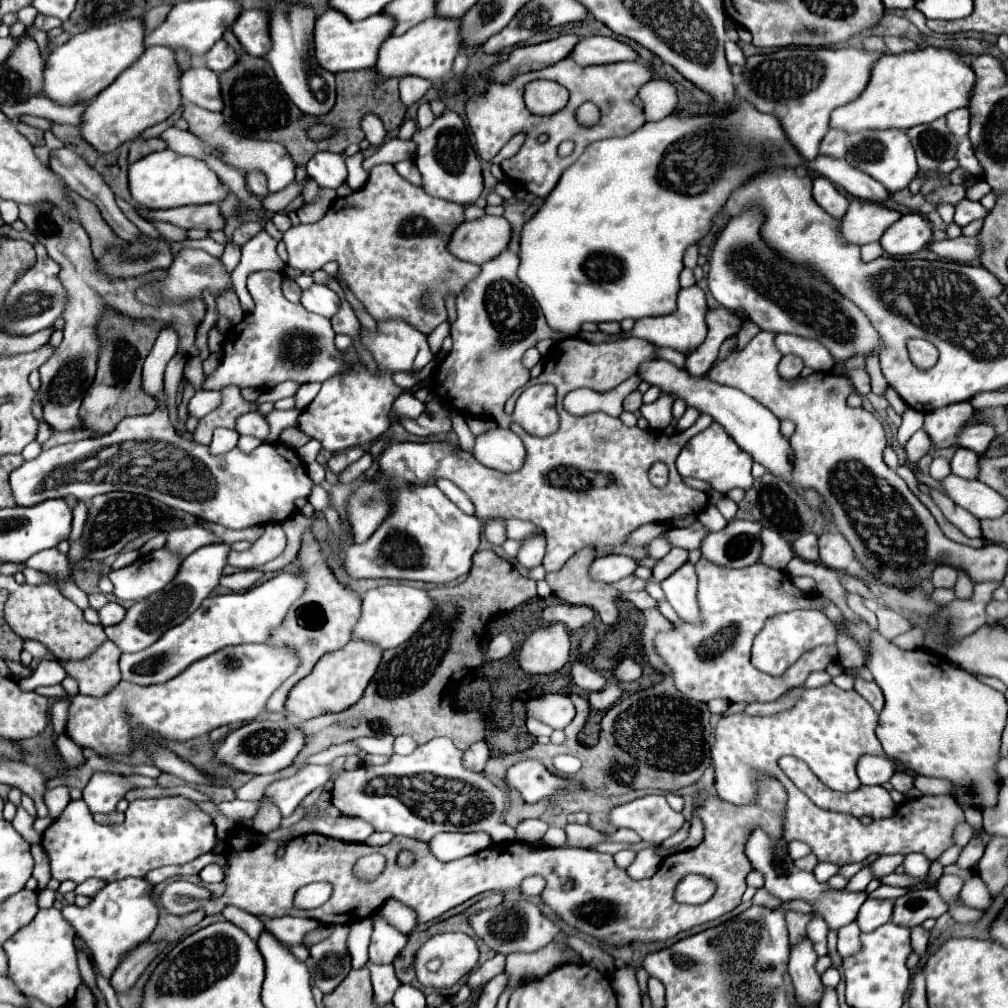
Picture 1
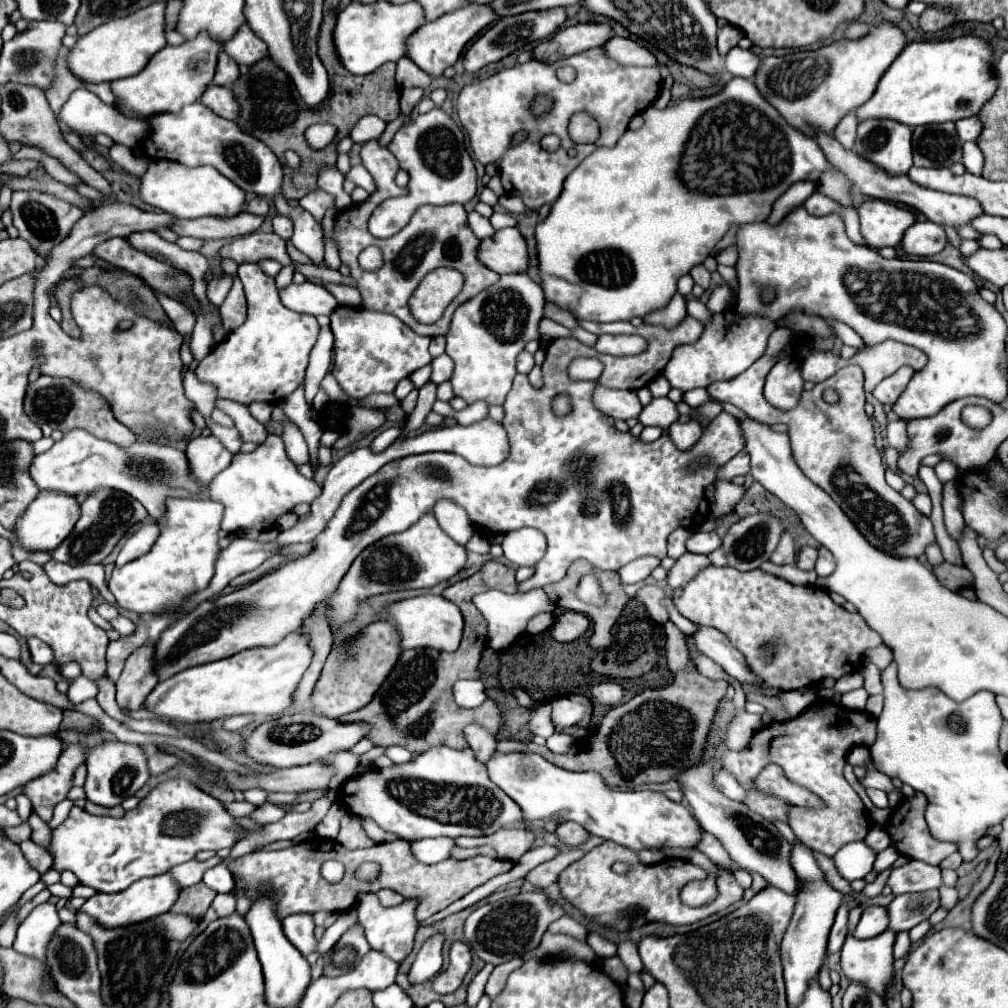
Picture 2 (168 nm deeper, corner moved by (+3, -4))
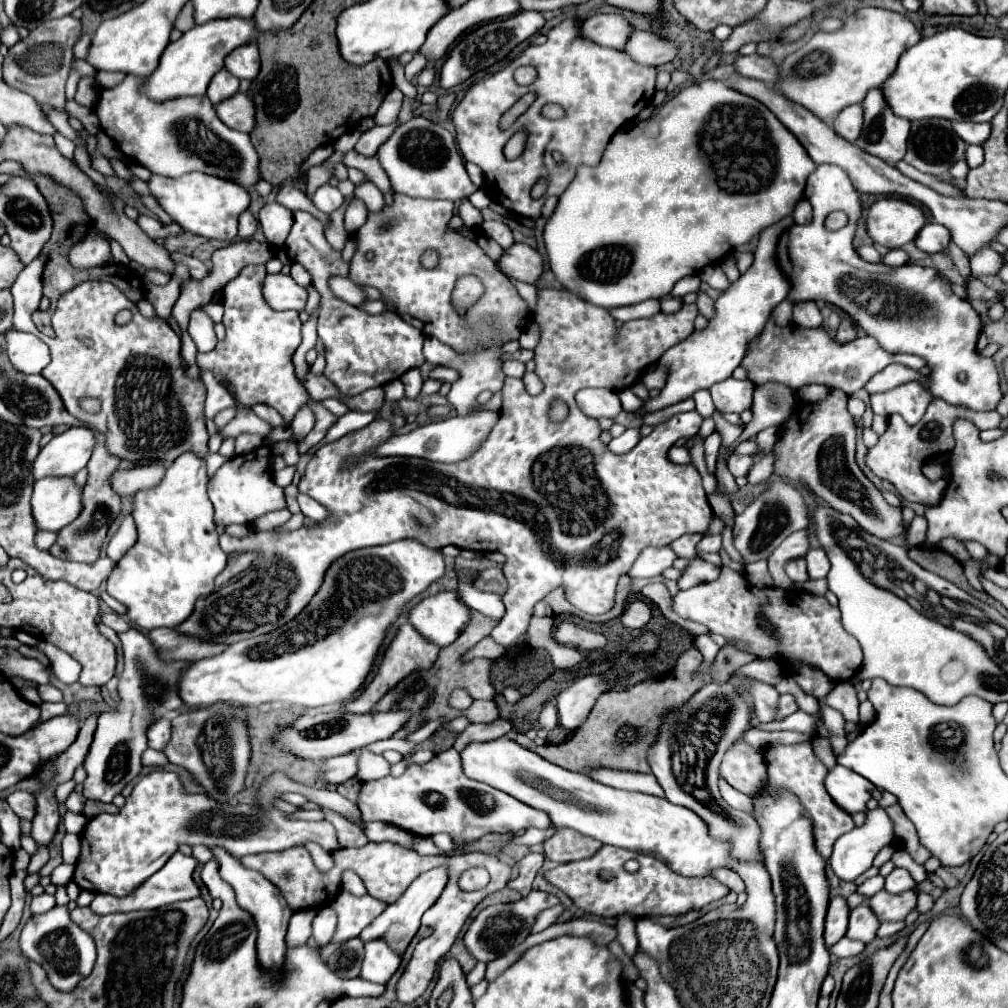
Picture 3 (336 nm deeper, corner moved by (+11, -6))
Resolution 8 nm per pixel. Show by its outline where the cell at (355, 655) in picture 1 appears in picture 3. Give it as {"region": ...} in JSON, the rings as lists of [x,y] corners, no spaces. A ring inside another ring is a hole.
{"region":[[[408,623],[402,625],[396,639],[390,643],[390,647],[384,653],[384,659],[380,663],[380,669],[378,669],[374,681],[360,693],[358,699],[346,703],[346,709],[350,713],[370,713],[376,707],[376,703],[384,697],[384,693],[388,693],[392,687],[396,687],[404,677],[408,677],[408,673],[430,669],[432,663],[438,659],[438,651],[440,651],[440,647],[436,647],[430,641],[424,641],[424,637],[412,625],[408,625]]]}

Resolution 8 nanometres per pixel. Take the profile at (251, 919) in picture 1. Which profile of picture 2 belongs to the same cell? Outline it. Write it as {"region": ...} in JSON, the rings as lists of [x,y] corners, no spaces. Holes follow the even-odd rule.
{"region":[[[216,895],[212,907],[218,913],[218,917],[228,917],[236,911],[236,899],[232,895]]]}

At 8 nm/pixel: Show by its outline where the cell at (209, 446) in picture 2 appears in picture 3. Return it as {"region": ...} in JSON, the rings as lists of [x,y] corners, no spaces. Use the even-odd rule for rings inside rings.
{"region":[[[184,453],[166,469],[166,475],[156,487],[138,491],[132,497],[132,517],[138,529],[138,541],[118,561],[112,577],[106,581],[106,591],[128,607],[126,615],[142,629],[150,631],[156,627],[178,627],[194,611],[196,599],[214,591],[214,579],[226,567],[226,555],[218,545],[220,535],[216,531],[214,509],[208,501],[206,485],[206,461],[194,453]]]}

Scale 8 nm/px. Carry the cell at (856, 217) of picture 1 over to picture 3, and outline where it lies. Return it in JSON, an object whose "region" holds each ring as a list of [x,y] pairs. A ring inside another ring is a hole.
{"region":[[[880,199],[866,213],[870,237],[888,249],[914,241],[926,223],[924,209],[906,199]]]}

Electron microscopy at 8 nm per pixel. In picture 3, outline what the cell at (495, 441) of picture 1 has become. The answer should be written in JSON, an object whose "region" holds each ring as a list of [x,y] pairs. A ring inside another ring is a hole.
{"region":[[[480,411],[476,415],[468,415],[468,417],[448,417],[444,421],[438,423],[430,423],[424,427],[416,427],[408,433],[400,433],[394,435],[392,439],[384,441],[380,447],[374,449],[374,455],[402,455],[402,457],[420,457],[426,461],[440,461],[440,463],[454,463],[460,461],[464,457],[468,457],[468,453],[474,453],[484,437],[488,437],[488,433],[492,431],[494,423],[498,421],[498,413],[494,411]]]}

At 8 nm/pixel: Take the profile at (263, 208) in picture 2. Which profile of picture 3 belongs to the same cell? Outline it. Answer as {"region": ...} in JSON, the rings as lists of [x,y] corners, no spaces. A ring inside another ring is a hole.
{"region":[[[244,211],[240,215],[240,225],[238,225],[240,239],[252,239],[252,235],[256,233],[256,227],[258,227],[258,221],[254,219],[254,215],[250,211]]]}

